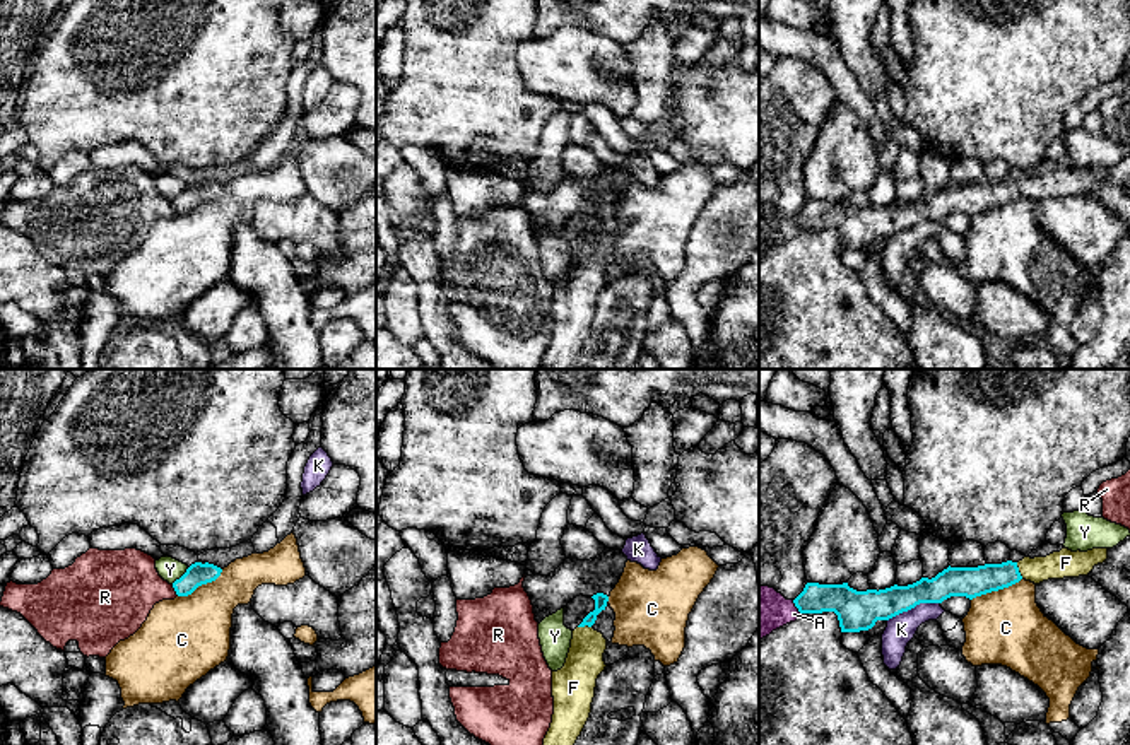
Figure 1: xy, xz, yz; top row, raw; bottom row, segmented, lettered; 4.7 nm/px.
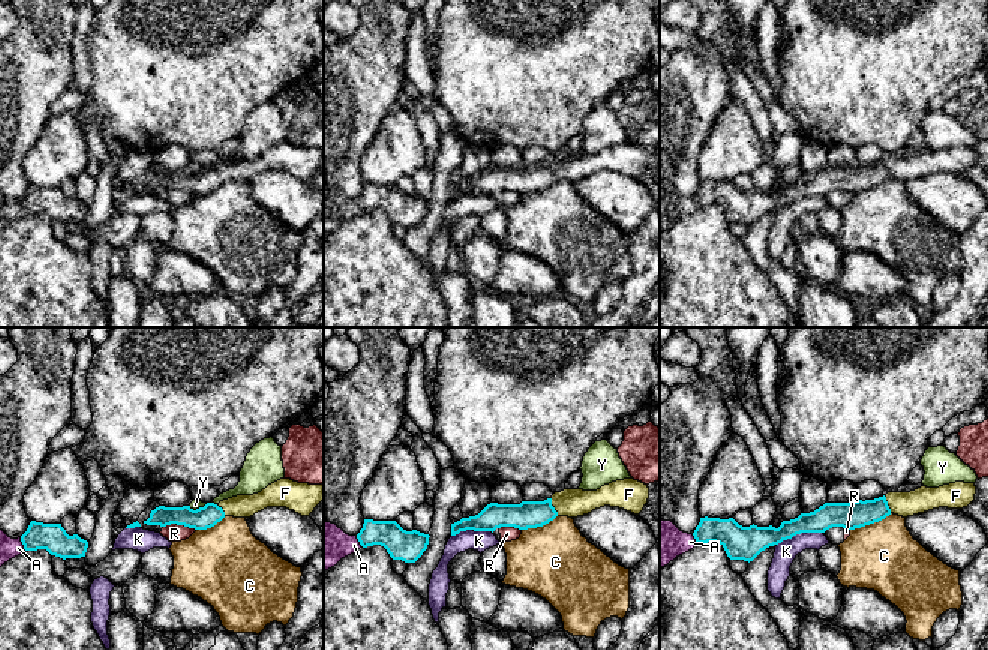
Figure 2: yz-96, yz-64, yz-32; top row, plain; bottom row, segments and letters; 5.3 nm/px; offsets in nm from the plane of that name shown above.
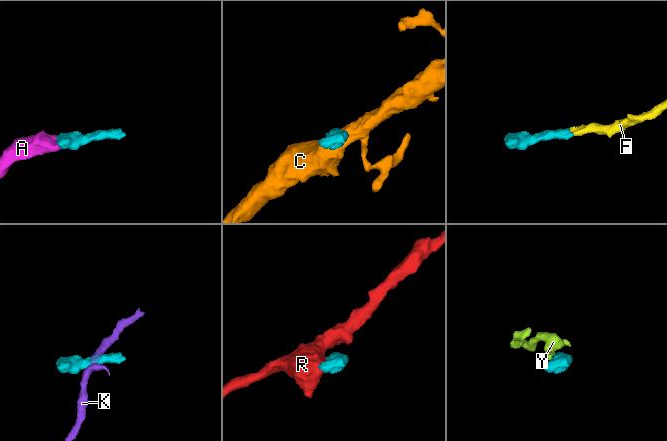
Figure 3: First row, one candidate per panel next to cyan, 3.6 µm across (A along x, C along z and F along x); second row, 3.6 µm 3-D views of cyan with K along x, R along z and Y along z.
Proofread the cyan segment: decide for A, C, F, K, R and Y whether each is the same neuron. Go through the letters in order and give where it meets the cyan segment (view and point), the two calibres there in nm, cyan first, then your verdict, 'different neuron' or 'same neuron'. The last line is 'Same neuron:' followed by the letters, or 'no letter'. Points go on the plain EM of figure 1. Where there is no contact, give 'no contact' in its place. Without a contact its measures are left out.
A: contact yz (795, 222); calibres 150 and 240 nm; same neuron
C: contact yz (995, 207); calibres 140 and 360 nm; different neuron
F: contact yz (1018, 188); calibres 140 and 130 nm; same neuron
K: contact yz (913, 224); calibres 180 and 140 nm; different neuron
R: contact xy (175, 207); calibres 110 and 360 nm; different neuron
Y: contact xy (182, 193); calibres 110 and 110 nm; different neuron
Same neuron: A, F

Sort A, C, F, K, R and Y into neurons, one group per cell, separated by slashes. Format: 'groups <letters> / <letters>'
groups A F / C / K / R / Y

